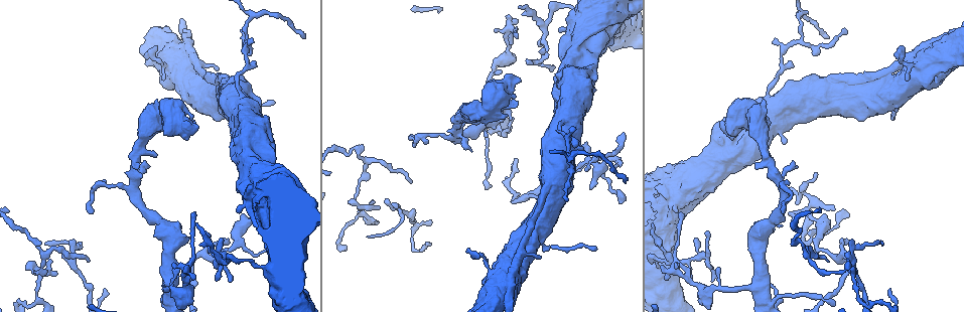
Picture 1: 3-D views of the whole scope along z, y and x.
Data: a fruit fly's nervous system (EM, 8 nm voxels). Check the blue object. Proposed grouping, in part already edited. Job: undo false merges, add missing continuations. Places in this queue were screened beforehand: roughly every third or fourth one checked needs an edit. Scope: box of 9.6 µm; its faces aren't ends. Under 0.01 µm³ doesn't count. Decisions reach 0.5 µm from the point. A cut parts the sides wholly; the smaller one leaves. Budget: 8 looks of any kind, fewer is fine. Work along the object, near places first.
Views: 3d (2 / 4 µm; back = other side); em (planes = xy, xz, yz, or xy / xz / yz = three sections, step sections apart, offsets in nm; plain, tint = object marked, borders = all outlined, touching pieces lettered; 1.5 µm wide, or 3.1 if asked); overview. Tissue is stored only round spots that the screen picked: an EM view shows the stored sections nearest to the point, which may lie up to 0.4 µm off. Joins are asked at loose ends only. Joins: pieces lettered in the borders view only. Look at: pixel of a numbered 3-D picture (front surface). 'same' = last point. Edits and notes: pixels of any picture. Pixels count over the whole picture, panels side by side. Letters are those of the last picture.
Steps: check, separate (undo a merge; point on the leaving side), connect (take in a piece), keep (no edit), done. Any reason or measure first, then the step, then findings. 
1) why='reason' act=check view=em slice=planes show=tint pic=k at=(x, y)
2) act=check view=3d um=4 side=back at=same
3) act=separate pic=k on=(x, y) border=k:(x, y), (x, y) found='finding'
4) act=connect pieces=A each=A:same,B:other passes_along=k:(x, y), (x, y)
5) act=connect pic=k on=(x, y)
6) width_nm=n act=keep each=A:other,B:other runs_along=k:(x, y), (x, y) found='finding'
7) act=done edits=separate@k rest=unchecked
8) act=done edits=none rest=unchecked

why='branch stops here' act=check view=em slice=planes show=borders pic=1 at=(157, 45)

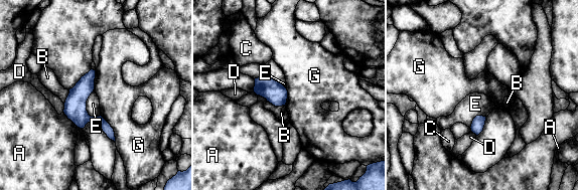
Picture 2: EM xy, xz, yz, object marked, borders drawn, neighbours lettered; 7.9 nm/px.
longest_contact=G:220nm act=keep each=A:other,B:other,C:other,D:other,E:other,G:other runs_along=2:(92, 72), (81, 111), (107, 130) found='no lettered piece goes on from it'

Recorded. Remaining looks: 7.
why='free end' act=check view=3d um=2 pic=1 at=(540, 257)

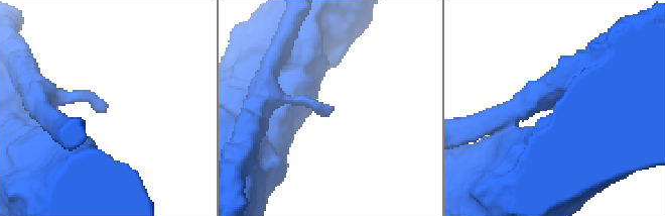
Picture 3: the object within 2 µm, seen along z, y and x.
act=check view=em slice=xz step=8 show=plain pic=3 at=(334, 106)

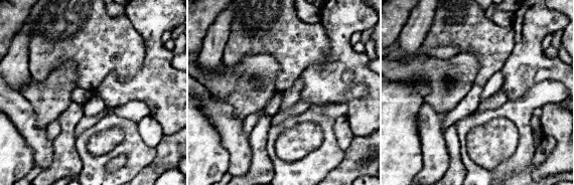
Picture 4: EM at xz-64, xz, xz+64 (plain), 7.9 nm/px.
why='what lies round it' act=check view=em slice=xz step=8 show=borders at=same

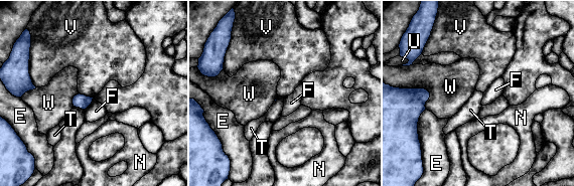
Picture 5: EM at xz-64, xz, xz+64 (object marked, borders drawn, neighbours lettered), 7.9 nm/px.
longest_contact=W:220nm act=keep each=E:other,F:other,N:other,T:other,U:other,V:other,W:other border=5:(28, 66), (31, 81), (36, 86) found='none of them fits'

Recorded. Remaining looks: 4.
why='branch stops here' act=check view=em slice=planes show=borders pic=1 at=(501, 72)

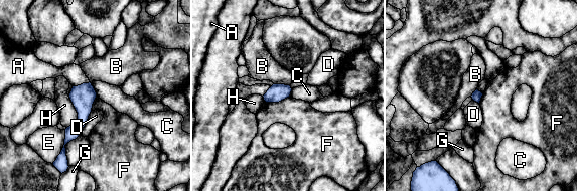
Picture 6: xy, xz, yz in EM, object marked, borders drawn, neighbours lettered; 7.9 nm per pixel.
act=keep each=A:other,B:other,C:other,D:other,E:other,F:other,G:other,H:other border=6:(289, 96), (278, 102), (265, 102) found='none of them fits'

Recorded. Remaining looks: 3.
act=done edits=none rest=unchecked

